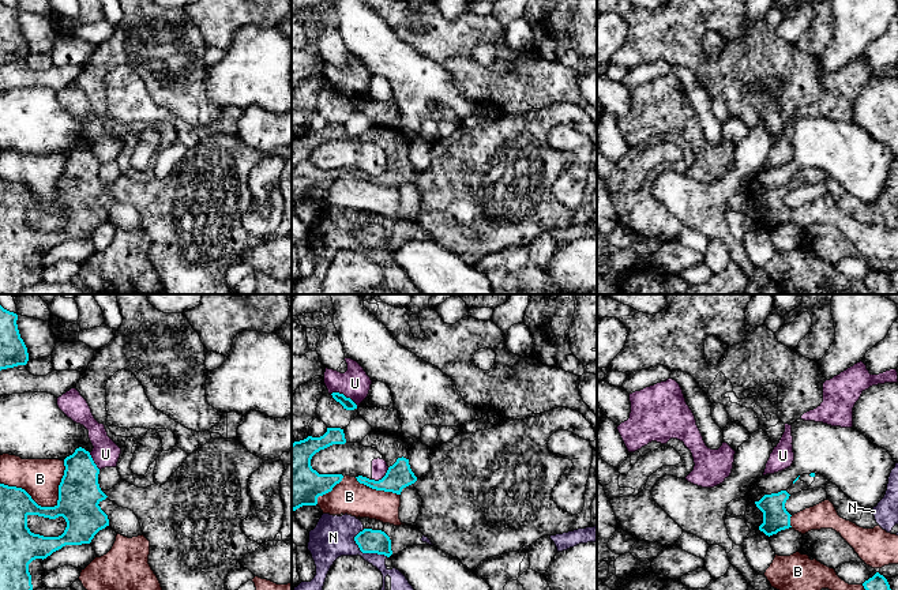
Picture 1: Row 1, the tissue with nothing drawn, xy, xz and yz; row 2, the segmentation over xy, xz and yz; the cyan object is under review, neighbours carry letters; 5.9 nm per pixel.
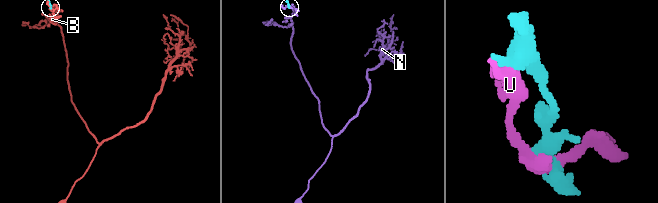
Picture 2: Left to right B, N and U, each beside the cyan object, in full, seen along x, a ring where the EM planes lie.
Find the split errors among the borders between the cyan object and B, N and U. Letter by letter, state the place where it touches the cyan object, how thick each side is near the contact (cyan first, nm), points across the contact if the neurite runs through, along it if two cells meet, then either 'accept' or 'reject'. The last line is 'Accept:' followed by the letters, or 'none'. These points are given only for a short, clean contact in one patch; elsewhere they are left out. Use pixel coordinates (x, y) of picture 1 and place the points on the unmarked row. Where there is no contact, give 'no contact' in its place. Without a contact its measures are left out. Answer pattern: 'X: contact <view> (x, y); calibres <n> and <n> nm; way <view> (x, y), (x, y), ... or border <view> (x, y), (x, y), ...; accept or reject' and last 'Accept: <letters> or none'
B: contact xy (49, 202); calibres 260 and 220 nm; reject
N: contact xz (368, 247); calibres 140 and 240 nm; reject
U: contact xz (344, 90); calibres 70 and 180 nm; reject
Accept: none

